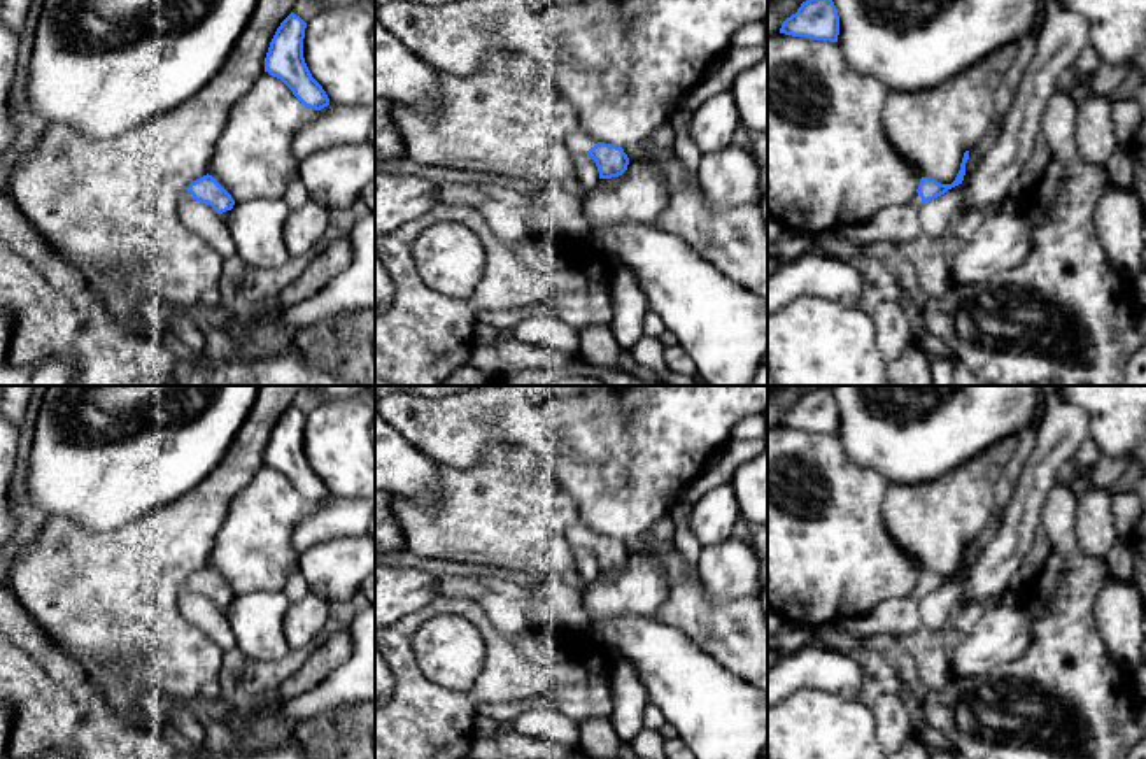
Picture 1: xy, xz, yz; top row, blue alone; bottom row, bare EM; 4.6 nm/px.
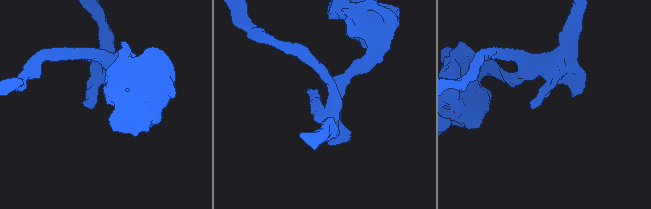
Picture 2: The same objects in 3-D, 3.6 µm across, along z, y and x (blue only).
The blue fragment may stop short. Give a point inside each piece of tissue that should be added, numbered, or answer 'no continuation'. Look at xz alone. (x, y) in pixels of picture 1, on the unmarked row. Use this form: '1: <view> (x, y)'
1: xz (579, 533)

